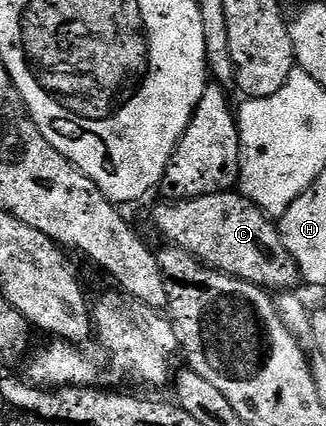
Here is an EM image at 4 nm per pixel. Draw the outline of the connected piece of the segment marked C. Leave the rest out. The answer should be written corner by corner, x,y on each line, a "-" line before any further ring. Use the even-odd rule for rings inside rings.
238,190
214,192
201,198
159,204
151,212
155,228
168,245
193,254
203,264
248,280
268,290
295,290
301,284
297,262
285,250
276,221

